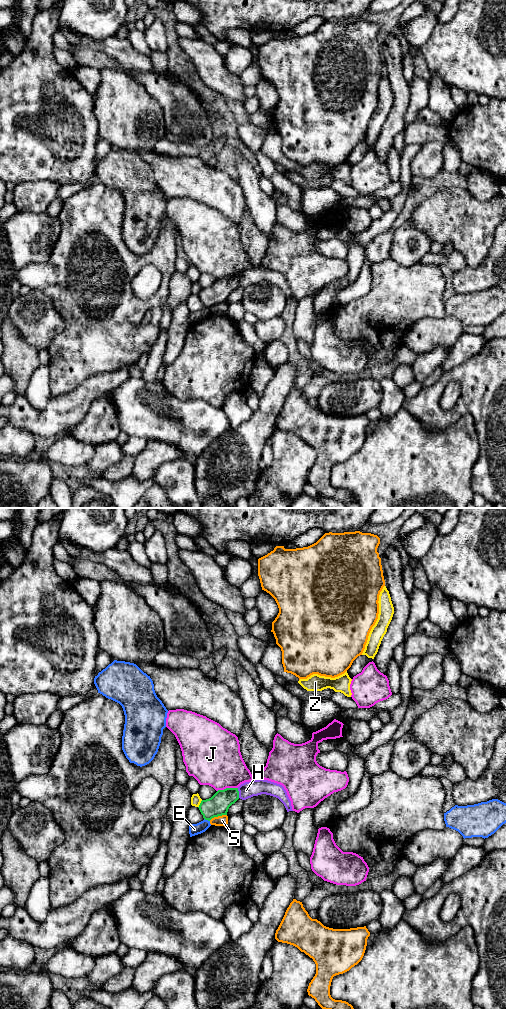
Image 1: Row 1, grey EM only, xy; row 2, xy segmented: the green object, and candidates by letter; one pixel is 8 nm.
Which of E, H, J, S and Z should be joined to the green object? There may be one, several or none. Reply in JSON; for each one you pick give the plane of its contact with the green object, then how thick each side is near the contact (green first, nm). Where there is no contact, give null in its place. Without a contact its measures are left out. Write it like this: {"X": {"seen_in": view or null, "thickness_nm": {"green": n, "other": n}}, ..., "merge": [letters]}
{"merge": []}

